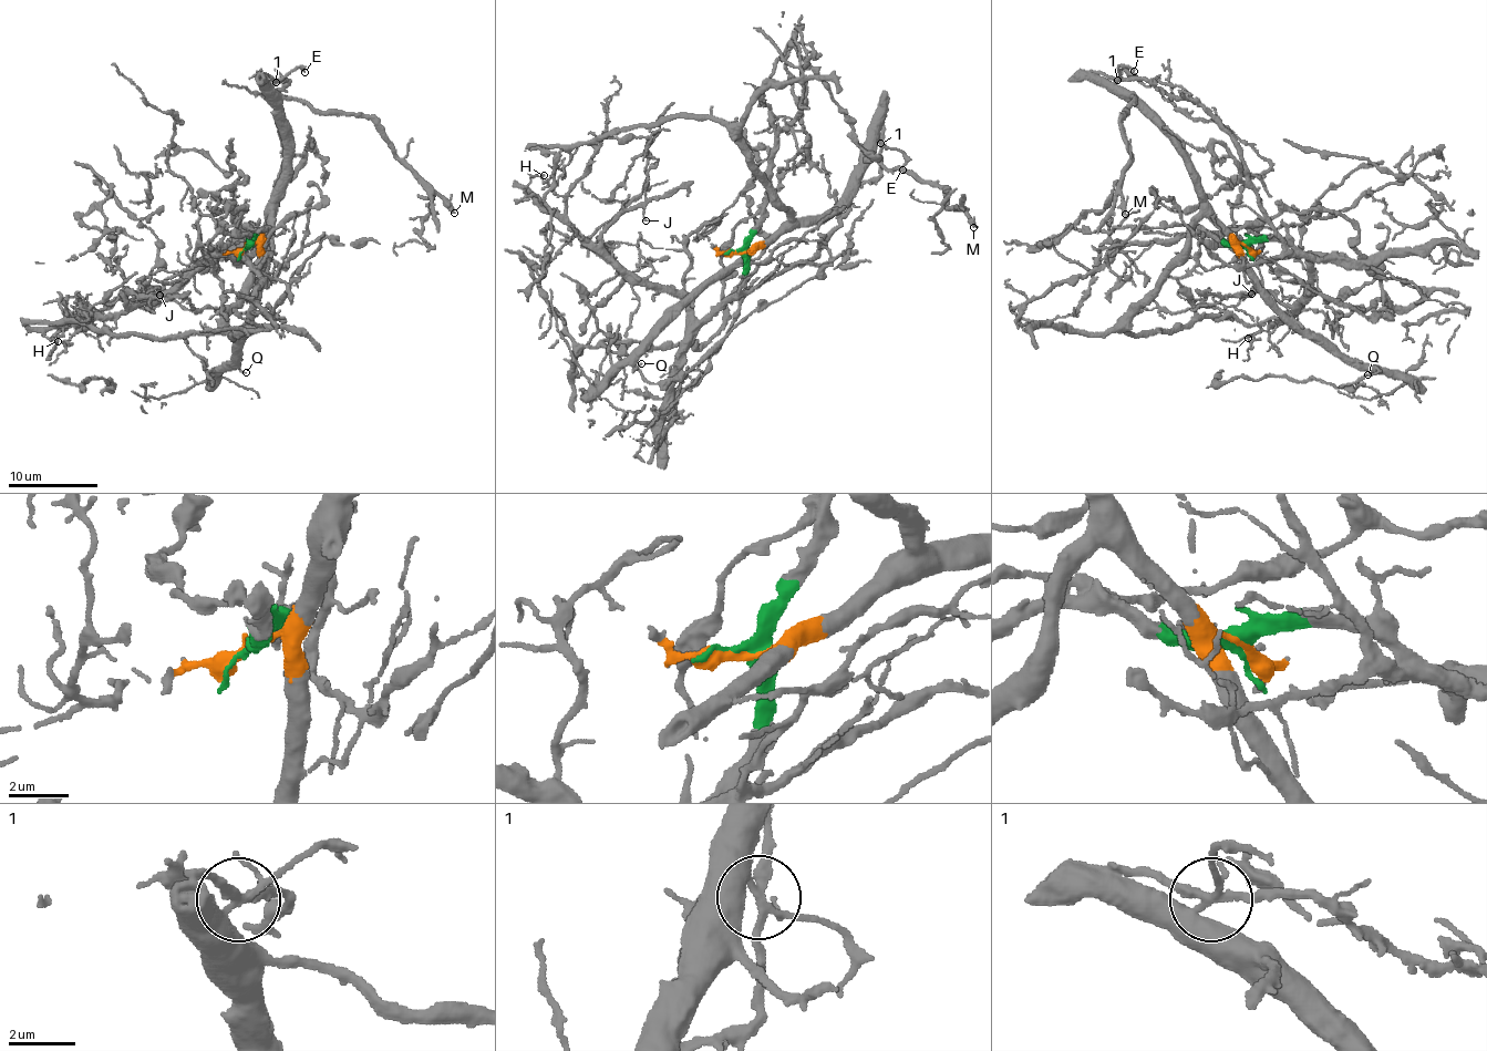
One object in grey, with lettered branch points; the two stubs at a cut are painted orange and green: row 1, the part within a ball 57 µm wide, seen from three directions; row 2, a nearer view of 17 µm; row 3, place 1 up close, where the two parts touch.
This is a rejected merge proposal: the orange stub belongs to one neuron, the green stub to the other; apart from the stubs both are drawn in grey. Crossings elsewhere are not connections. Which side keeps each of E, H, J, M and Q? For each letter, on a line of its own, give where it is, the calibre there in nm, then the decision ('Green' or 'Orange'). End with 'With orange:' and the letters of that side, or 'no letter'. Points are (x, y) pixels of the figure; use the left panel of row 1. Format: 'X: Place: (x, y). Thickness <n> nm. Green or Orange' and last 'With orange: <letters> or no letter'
E: Place: (305, 72). Thickness 130 nm. Orange
H: Place: (58, 341). Thickness 90 nm. Green
J: Place: (159, 295). Thickness 130 nm. Green
M: Place: (454, 213). Thickness 280 nm. Orange
Q: Place: (246, 372). Thickness 100 nm. Orange
With orange: E, M, Q

